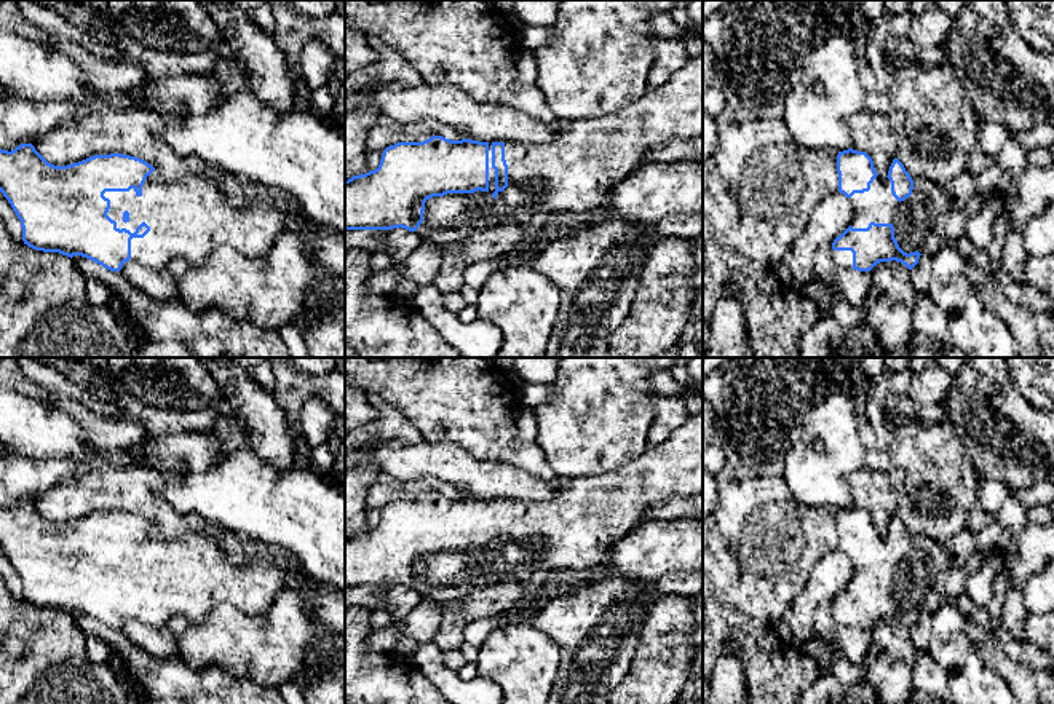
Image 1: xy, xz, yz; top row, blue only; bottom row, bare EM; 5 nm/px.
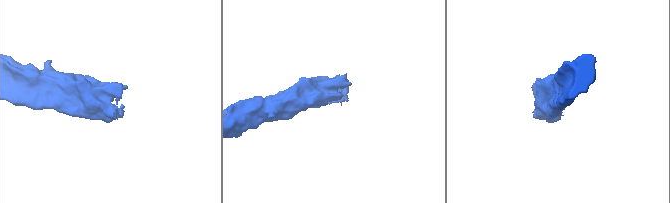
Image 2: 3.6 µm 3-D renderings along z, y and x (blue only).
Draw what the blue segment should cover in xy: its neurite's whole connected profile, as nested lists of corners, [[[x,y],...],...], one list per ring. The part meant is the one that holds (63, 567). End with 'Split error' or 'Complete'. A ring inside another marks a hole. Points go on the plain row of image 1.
[[[21,501],[11,509],[0,506],[0,549],[21,578],[24,602],[35,608],[59,610],[70,616],[81,613],[110,629],[120,629],[125,619],[168,626],[177,615],[188,623],[203,621],[219,605],[232,605],[246,615],[259,616],[268,611],[276,595],[286,589],[287,572],[264,559],[236,565],[227,560],[206,533],[158,538],[150,533],[153,528],[147,519],[121,511],[94,512],[67,524],[54,524],[32,501]]]. Split error

